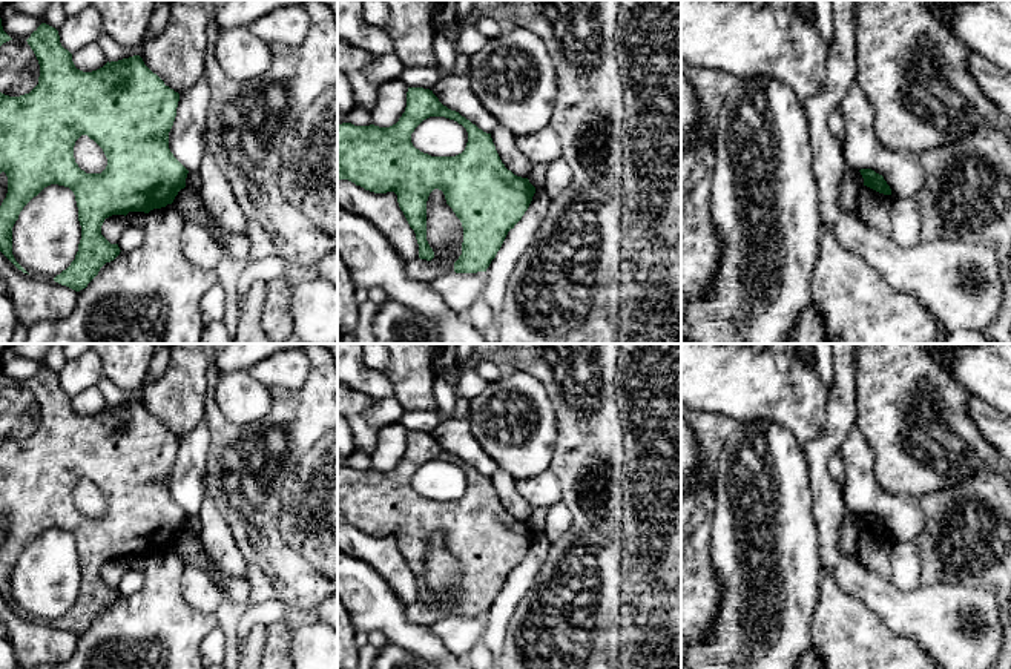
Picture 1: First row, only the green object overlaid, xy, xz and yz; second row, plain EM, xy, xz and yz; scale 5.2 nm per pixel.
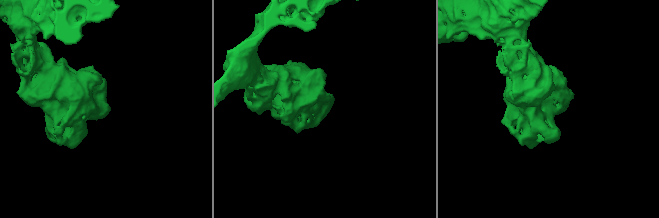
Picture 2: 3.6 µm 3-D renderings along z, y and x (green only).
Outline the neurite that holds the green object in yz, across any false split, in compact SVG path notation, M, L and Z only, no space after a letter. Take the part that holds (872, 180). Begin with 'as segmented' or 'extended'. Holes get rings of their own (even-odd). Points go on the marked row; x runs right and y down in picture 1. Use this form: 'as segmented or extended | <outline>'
as segmented | M861 169L859 172L864 178L864 186L867 186L879 193L891 195L891 189L882 175L876 173L871 169Z

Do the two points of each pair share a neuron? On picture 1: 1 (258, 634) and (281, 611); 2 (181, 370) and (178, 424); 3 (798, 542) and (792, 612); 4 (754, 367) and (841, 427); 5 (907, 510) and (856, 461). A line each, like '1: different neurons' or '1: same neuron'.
1: different neurons
2: same neuron
3: same neuron
4: different neurons
5: same neuron

